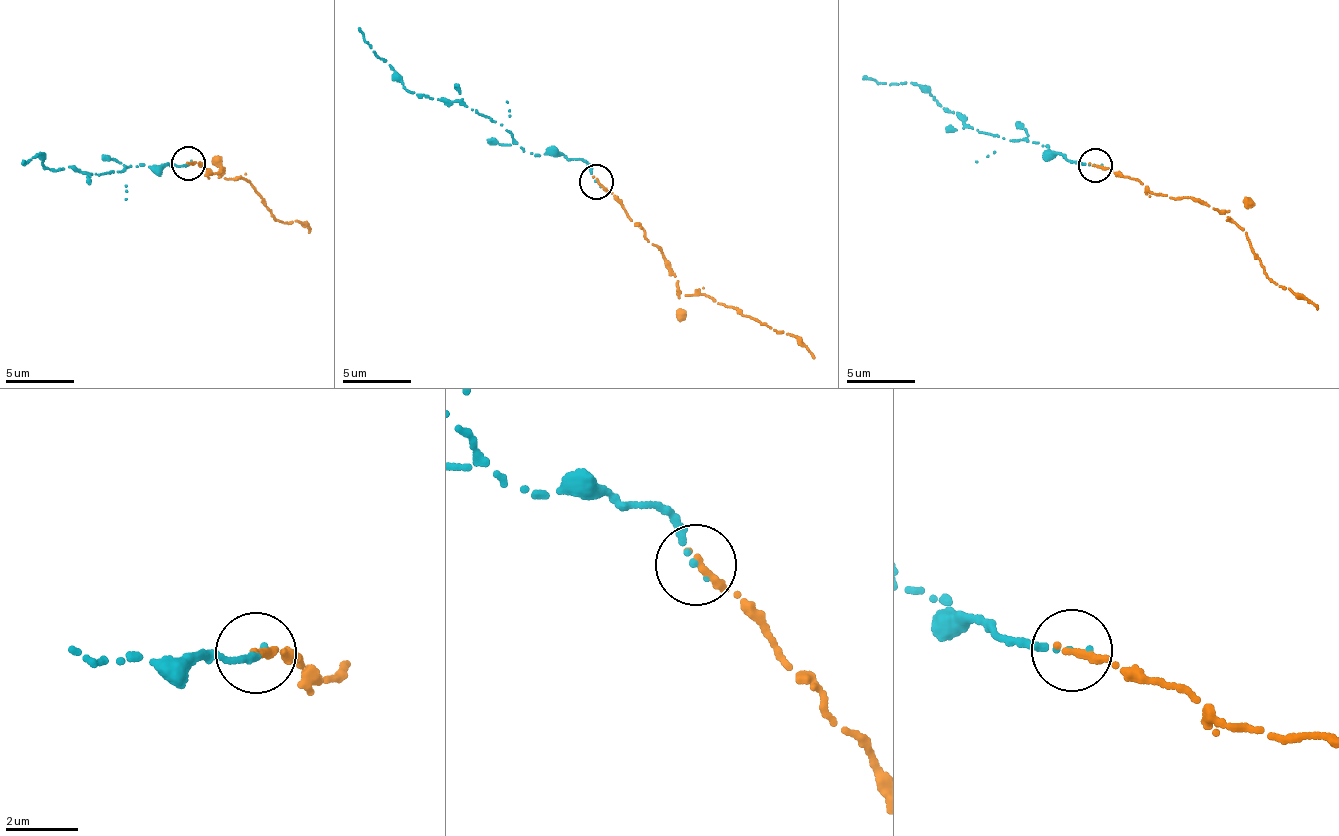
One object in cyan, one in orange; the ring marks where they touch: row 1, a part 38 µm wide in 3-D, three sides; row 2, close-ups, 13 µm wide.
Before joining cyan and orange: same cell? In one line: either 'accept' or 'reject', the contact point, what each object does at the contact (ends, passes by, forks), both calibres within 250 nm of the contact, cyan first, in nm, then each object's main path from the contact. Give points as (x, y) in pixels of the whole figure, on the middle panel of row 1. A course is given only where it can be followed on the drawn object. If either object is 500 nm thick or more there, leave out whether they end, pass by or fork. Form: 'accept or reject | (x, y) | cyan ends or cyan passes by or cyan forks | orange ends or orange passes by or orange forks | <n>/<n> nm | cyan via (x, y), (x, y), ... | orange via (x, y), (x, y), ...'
accept | (596, 182) | cyan ends | orange ends | 180/260 nm | cyan via (597, 182), (579, 159), (522, 152), (503, 124), (462, 102), (414, 93), (357, 29) | orange via (597, 182), (664, 257), (681, 292), (706, 295), (756, 318), (796, 338), (815, 357)

